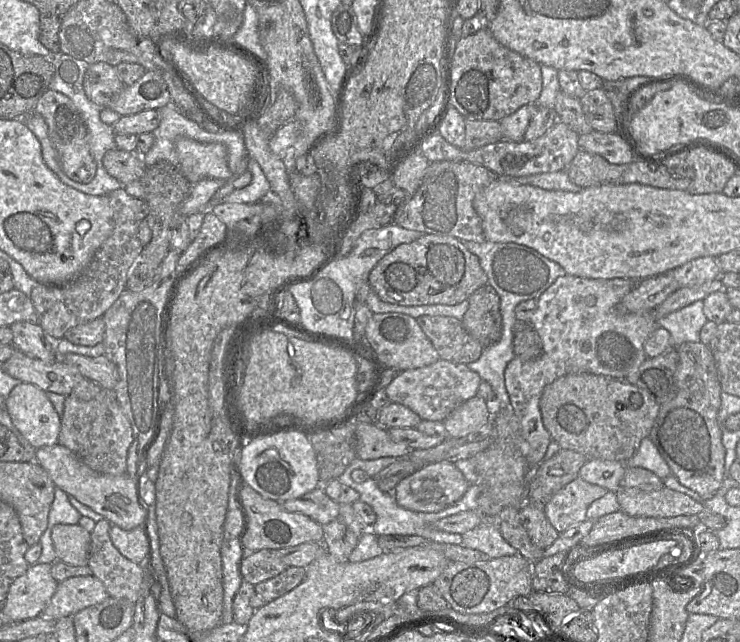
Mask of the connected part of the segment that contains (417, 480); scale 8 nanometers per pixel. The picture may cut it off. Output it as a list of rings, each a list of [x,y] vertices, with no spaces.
[[[441,461],[424,466],[402,479],[395,487],[394,498],[407,510],[434,513],[457,502],[468,487],[468,481],[454,463]]]

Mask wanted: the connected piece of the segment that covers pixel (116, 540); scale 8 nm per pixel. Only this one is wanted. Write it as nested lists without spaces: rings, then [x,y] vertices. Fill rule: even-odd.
[[[143,524],[131,530],[111,525],[109,533],[113,545],[124,557],[139,565],[147,564],[149,539]]]

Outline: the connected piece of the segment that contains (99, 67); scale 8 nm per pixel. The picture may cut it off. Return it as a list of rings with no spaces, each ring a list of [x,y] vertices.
[[[104,62],[89,64],[84,75],[83,89],[86,96],[96,105],[107,107],[124,87],[117,76],[115,66]]]

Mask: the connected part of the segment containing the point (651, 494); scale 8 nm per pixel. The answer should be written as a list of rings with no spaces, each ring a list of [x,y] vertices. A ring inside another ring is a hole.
[[[620,485],[616,496],[620,510],[634,517],[700,515],[706,511],[703,502],[665,486],[656,491],[645,491]]]

